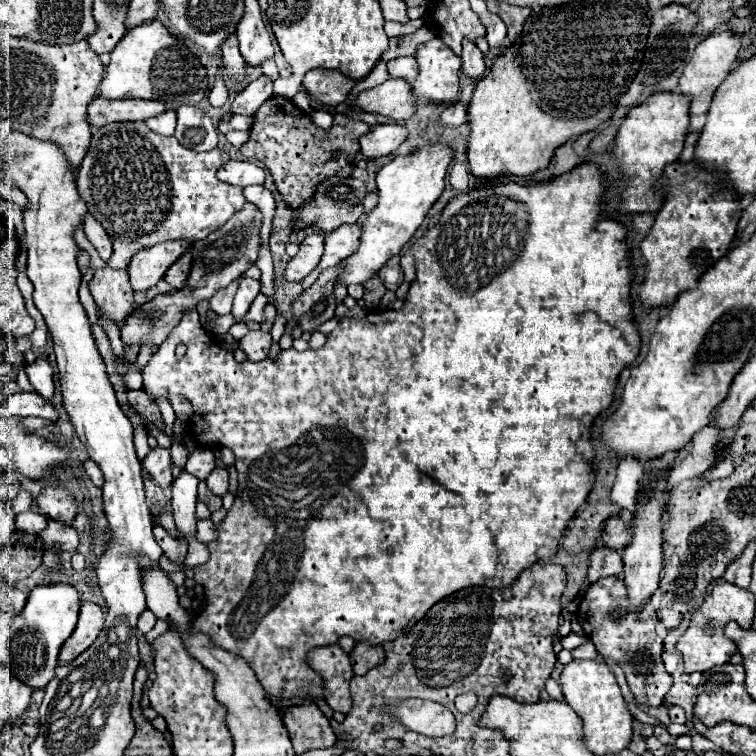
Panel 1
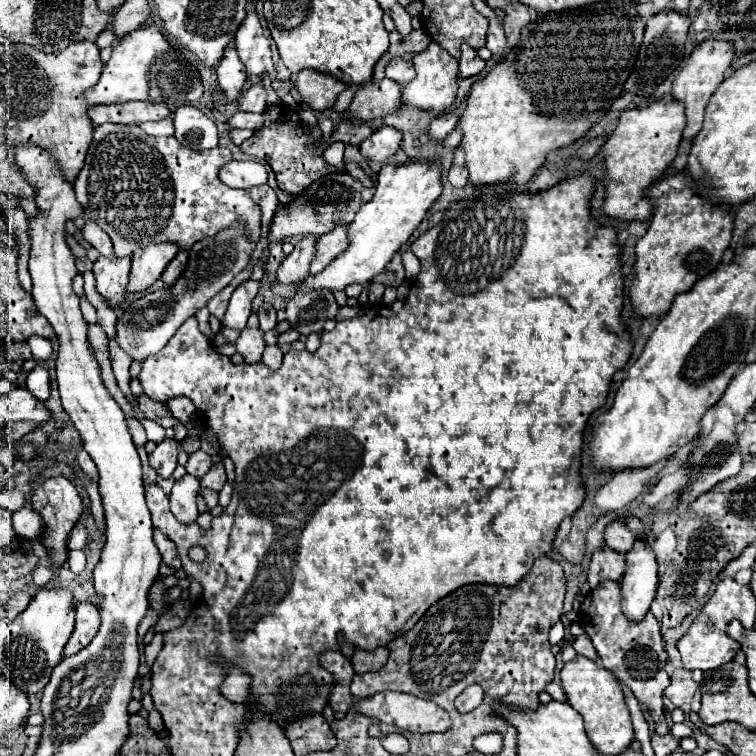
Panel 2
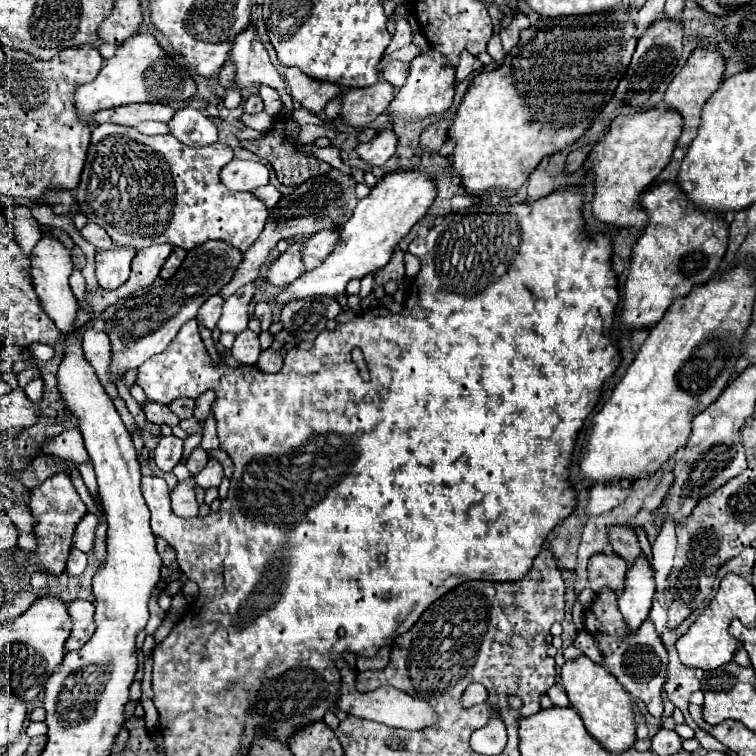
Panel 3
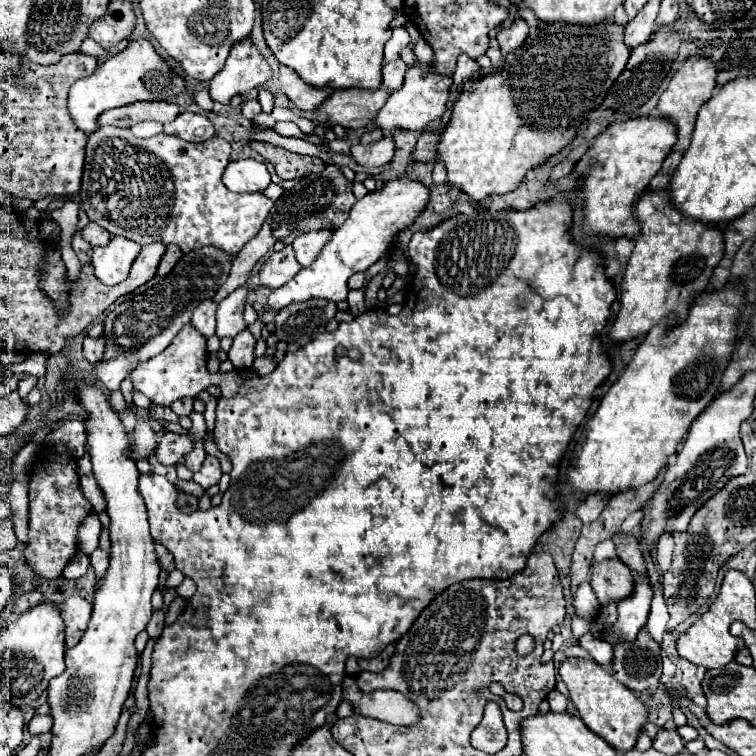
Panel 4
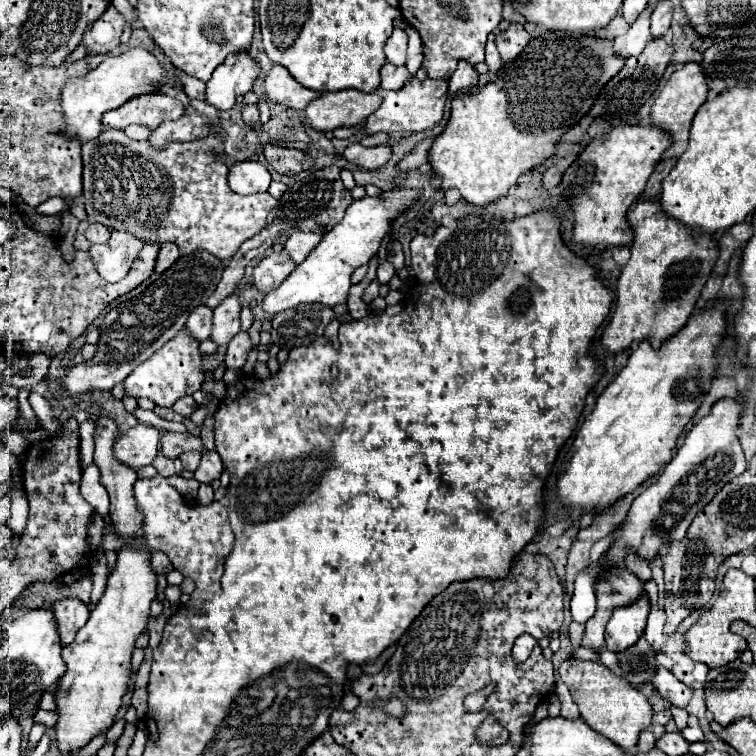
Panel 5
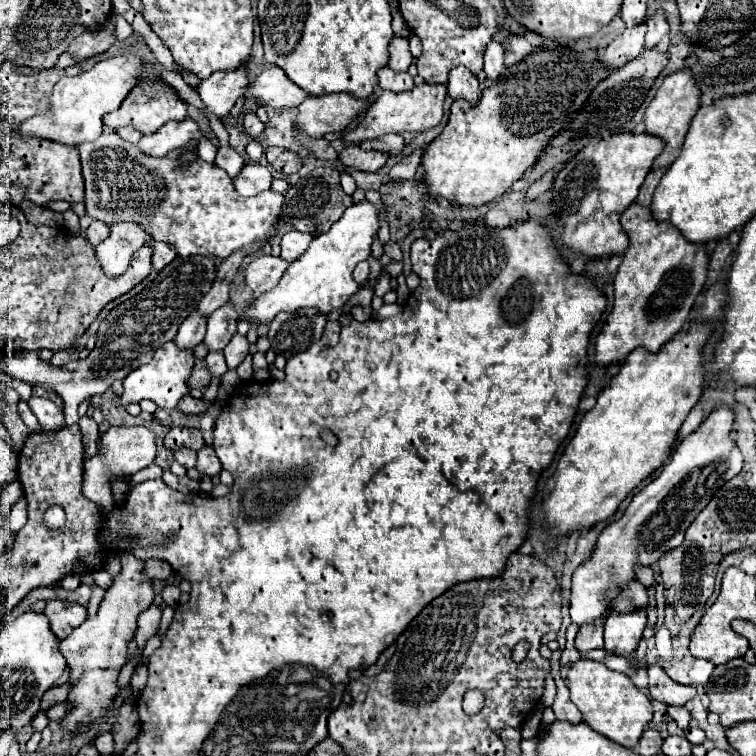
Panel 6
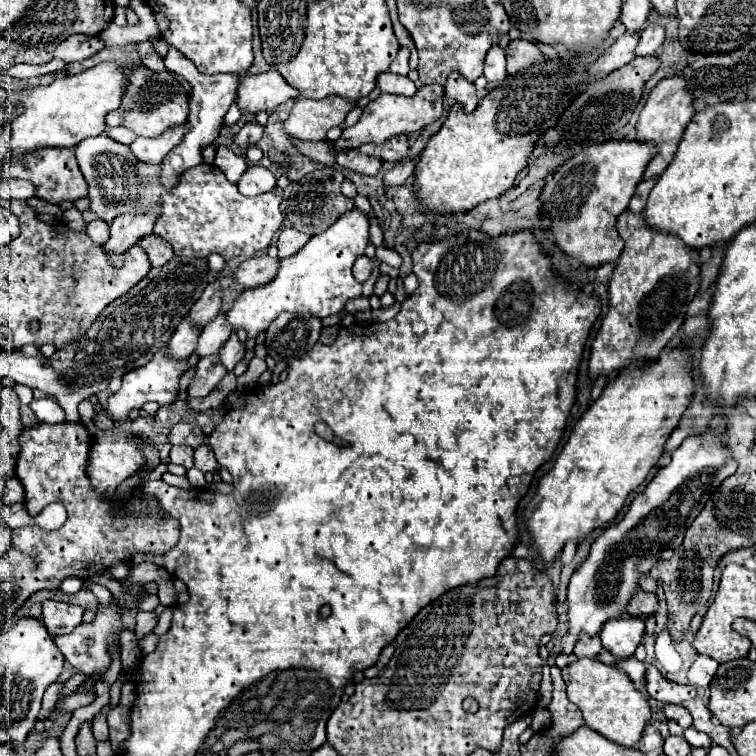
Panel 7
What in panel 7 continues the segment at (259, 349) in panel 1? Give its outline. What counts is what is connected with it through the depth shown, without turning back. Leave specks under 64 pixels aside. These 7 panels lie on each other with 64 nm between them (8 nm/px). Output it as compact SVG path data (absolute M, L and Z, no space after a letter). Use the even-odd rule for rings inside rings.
M232 332L224 348L220 350L220 362L226 366L226 370L234 370L234 366L244 358L244 346L240 344L238 336Z

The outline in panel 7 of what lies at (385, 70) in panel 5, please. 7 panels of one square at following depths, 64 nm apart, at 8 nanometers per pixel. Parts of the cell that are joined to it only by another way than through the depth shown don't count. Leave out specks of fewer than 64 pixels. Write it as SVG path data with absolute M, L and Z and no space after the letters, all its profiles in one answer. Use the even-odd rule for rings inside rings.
M384 72L378 76L378 86L382 92L388 92L388 94L400 94L400 96L414 96L416 94L416 86L410 78L392 76L390 72Z

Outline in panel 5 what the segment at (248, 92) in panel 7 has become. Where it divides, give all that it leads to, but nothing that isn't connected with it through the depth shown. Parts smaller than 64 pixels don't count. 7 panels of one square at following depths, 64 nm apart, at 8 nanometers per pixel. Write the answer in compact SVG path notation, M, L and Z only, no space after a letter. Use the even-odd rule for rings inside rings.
M272 66L264 78L264 98L268 102L302 110L316 96L318 92L300 86L284 66Z

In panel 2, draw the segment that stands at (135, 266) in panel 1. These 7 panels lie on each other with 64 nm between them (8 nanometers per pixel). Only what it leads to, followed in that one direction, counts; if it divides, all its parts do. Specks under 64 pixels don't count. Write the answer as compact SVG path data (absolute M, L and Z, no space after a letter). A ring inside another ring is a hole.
M152 244L148 248L140 248L132 254L132 272L128 282L128 292L148 290L166 268L168 260L176 256L180 248L176 244Z

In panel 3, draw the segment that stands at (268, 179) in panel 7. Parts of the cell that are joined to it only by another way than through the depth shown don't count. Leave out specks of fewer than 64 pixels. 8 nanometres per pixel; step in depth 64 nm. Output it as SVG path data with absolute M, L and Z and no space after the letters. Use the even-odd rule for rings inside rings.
M232 160L228 162L222 172L220 180L230 190L246 190L252 192L254 188L268 184L268 166L254 160Z

